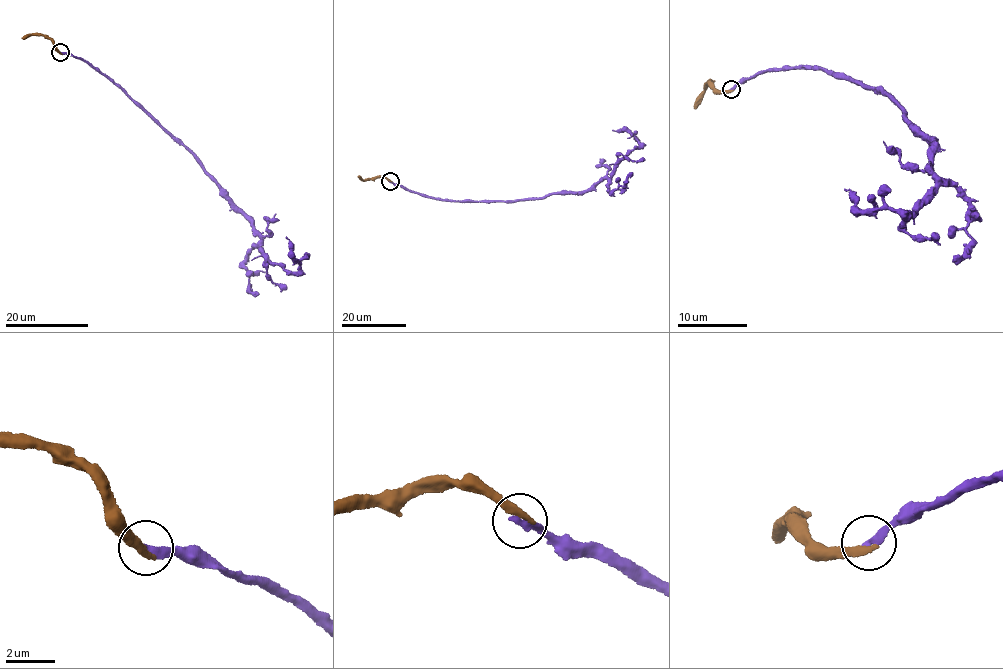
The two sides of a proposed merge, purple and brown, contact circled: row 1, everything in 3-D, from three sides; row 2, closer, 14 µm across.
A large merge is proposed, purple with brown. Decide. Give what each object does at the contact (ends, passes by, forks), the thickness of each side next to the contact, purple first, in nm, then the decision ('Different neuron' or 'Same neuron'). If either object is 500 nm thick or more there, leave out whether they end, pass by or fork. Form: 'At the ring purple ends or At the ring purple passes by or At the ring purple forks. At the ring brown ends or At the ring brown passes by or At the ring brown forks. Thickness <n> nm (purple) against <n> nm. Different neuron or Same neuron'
At the ring purple ends. At the ring brown ends. Thickness 320 nm (purple) against 360 nm. Same neuron

